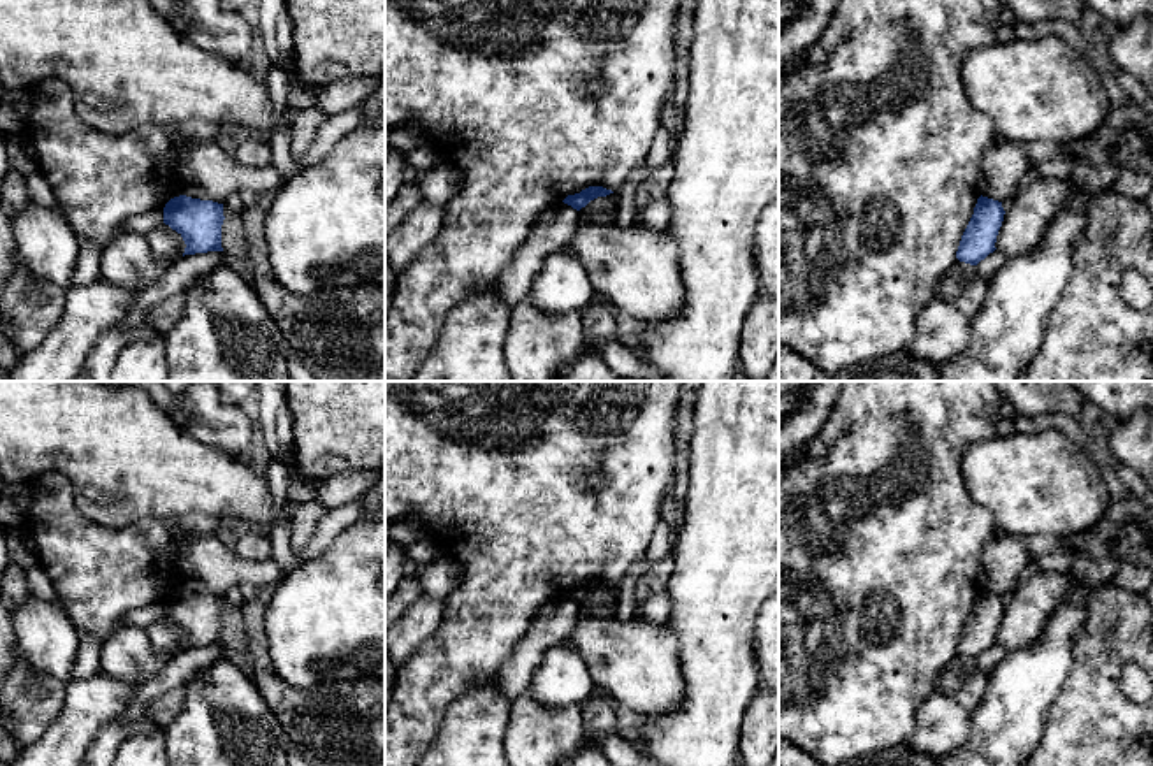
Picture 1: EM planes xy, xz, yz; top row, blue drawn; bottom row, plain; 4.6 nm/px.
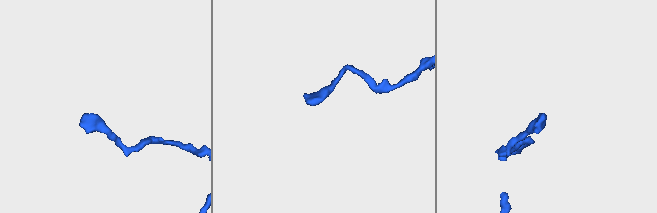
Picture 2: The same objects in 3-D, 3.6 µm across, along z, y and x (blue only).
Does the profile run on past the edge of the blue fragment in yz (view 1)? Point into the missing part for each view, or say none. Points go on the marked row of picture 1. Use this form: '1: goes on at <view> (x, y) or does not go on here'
1: does not go on here

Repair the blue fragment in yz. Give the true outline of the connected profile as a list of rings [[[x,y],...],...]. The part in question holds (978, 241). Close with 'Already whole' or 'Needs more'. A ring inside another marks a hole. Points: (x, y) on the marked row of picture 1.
[[[981,195],[961,235],[956,258],[960,262],[977,265],[990,253],[993,253],[997,249],[995,242],[1004,214],[1005,211],[1002,202]]]. Already whole

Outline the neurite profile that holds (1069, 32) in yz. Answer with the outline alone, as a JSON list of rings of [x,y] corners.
[[[1016,21],[1014,30],[1016,30],[1016,37],[1023,40],[1039,40],[1048,35],[1058,35],[1070,47],[1077,49],[1086,61],[1090,61],[1086,42],[1074,23],[1033,25],[1025,21]]]

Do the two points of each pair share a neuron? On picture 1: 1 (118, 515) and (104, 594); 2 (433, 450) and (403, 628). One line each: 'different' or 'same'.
1: different
2: different

